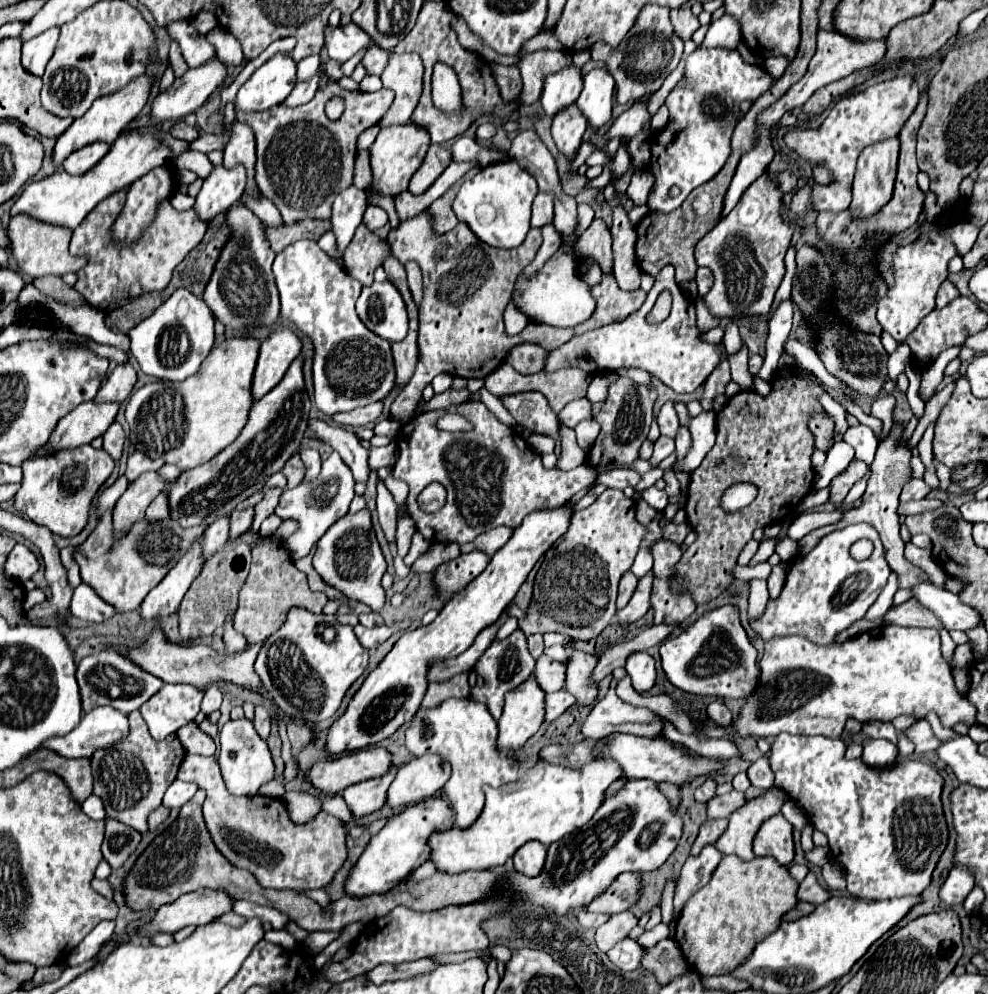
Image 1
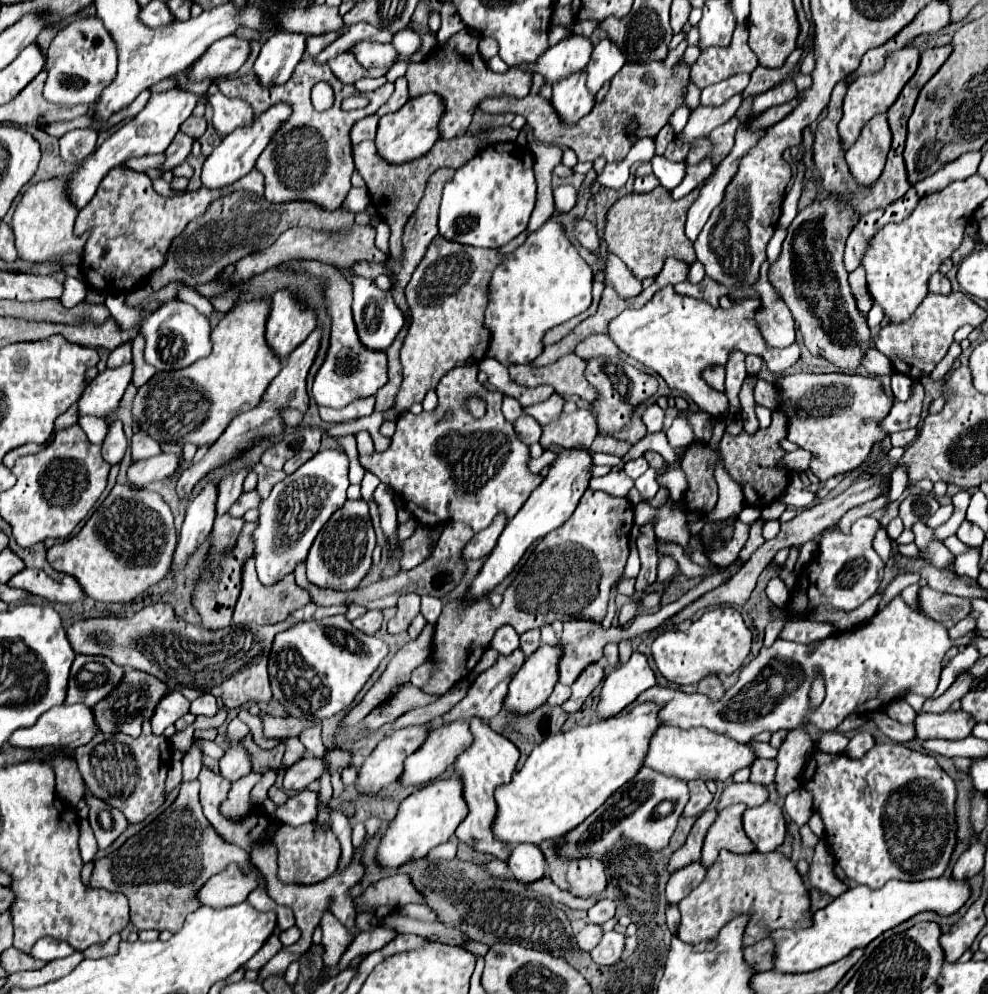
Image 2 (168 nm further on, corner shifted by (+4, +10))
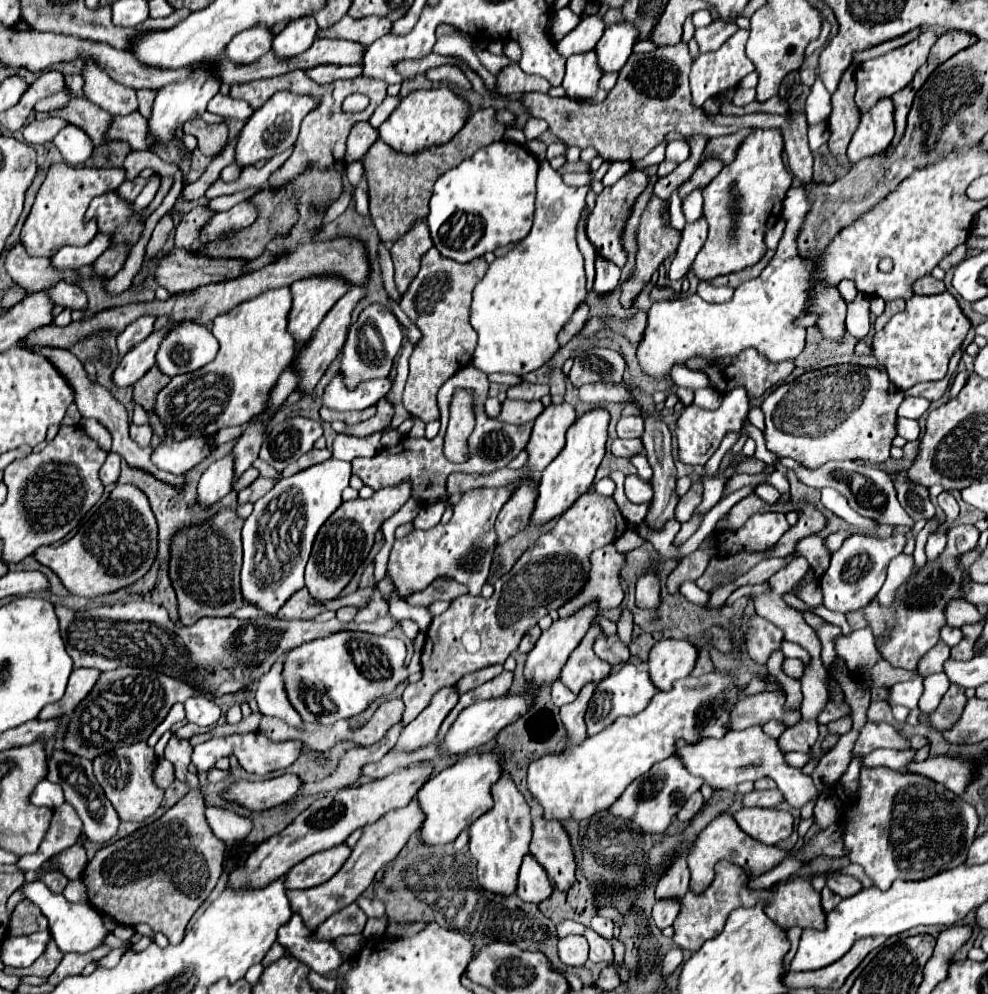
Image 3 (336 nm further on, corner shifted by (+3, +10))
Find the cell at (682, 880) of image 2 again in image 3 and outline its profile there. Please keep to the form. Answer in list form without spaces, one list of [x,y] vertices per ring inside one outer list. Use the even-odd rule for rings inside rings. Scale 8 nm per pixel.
[[[674,897],[656,901],[656,905],[652,909],[652,917],[660,929],[672,925],[674,919],[678,917],[678,913],[680,913],[680,899],[674,899]]]

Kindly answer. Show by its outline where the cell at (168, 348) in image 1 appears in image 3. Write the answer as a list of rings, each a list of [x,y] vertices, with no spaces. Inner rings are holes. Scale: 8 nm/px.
[[[180,321],[162,337],[156,367],[170,377],[196,371],[216,357],[218,347],[216,337],[204,325]]]

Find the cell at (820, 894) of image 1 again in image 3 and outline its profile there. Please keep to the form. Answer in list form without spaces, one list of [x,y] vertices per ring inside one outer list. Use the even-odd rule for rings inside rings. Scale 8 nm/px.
[[[832,869],[826,873],[826,885],[828,885],[834,893],[838,893],[840,897],[850,897],[850,895],[854,895],[854,893],[858,893],[858,891],[862,889],[862,885],[860,885],[858,879],[850,877],[850,875],[836,873],[836,871],[832,871]]]

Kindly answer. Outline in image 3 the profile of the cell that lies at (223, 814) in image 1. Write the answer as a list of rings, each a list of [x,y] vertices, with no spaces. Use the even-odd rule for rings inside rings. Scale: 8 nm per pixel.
[[[346,843],[310,855],[308,859],[300,861],[286,873],[284,877],[286,889],[308,889],[326,883],[332,875],[340,871],[340,867],[348,857],[350,857],[350,847]]]

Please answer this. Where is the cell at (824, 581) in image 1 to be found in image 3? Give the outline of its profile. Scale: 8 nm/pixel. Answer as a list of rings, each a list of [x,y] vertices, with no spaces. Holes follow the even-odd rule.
[[[862,533],[850,535],[842,547],[832,555],[828,571],[820,577],[820,587],[824,593],[824,607],[830,611],[840,611],[840,613],[850,613],[856,611],[864,605],[868,605],[880,587],[884,585],[886,579],[886,567],[892,557],[900,555],[904,549],[904,535],[888,537],[888,539],[878,539]]]

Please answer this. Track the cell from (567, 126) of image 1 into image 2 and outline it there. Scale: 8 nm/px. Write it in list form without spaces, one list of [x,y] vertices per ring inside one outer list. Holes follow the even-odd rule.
[[[585,71],[569,75],[569,79],[557,81],[553,85],[551,103],[561,121],[567,125],[577,123],[581,117],[585,117],[595,105],[595,95],[585,85]]]

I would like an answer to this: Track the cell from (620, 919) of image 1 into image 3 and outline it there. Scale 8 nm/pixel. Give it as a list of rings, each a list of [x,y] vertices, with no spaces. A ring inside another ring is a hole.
[[[568,935],[560,939],[558,955],[566,965],[584,965],[588,959],[588,943],[584,935]]]

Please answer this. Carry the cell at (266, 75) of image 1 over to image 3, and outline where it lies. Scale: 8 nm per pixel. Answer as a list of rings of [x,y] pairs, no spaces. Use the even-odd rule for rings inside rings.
[[[314,17],[298,19],[294,23],[288,23],[272,41],[272,53],[280,59],[290,59],[296,55],[302,55],[312,41],[316,39],[318,25]]]

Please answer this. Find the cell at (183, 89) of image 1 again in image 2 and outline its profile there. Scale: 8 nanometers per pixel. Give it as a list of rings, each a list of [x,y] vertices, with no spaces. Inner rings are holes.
[[[231,35],[229,39],[221,39],[209,47],[209,51],[193,63],[193,81],[207,79],[207,77],[229,77],[233,75],[249,57],[251,43],[247,39],[241,39],[237,35]]]

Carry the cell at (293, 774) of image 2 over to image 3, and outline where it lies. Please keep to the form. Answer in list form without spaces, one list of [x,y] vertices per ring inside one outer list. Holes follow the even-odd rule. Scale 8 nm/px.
[[[284,773],[284,775],[278,775],[270,781],[234,783],[234,785],[230,785],[230,789],[224,797],[242,803],[248,809],[262,811],[262,809],[290,801],[298,793],[300,787],[302,787],[302,781],[298,775]]]

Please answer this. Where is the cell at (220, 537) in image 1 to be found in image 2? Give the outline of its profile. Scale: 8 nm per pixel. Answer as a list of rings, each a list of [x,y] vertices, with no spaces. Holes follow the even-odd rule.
[[[237,469],[231,471],[227,477],[219,481],[219,497],[217,497],[217,515],[225,515],[229,507],[237,501],[237,497],[243,493],[243,481],[247,477],[249,469]]]

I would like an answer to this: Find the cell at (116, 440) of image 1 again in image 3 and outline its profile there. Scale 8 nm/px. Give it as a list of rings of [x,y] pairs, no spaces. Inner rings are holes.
[[[110,451],[108,459],[100,467],[100,479],[102,479],[104,485],[110,485],[110,483],[114,483],[118,479],[118,475],[120,475],[120,463],[122,463],[120,455],[116,451]]]

